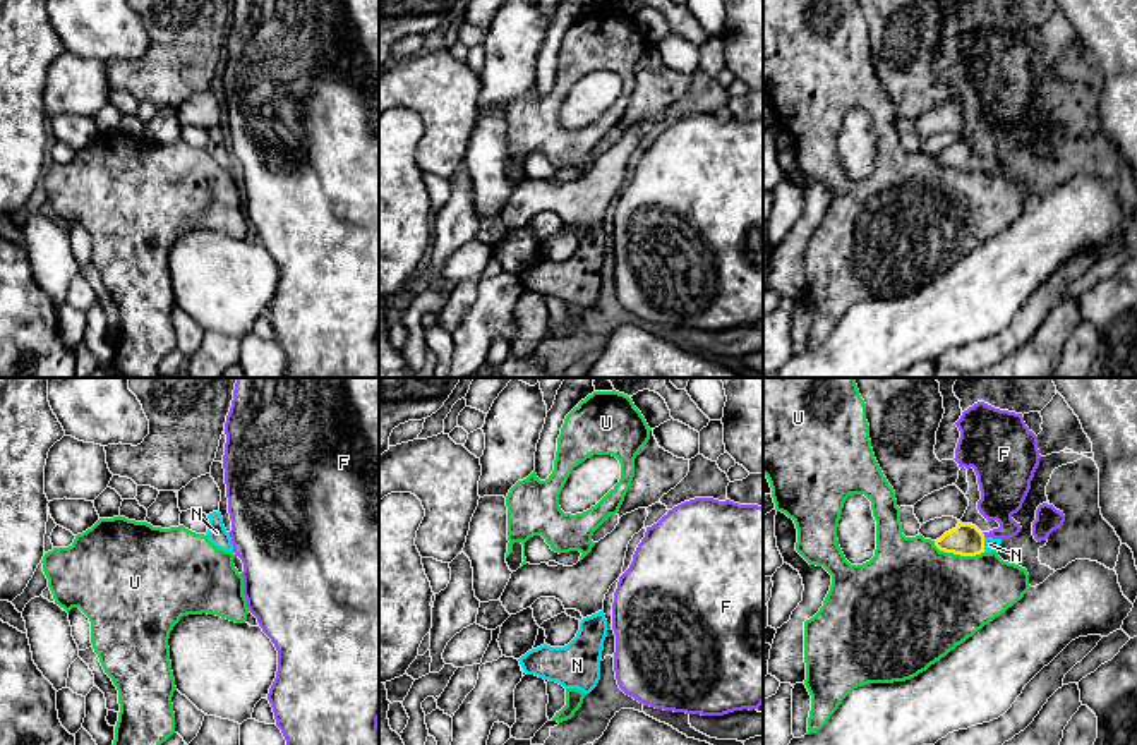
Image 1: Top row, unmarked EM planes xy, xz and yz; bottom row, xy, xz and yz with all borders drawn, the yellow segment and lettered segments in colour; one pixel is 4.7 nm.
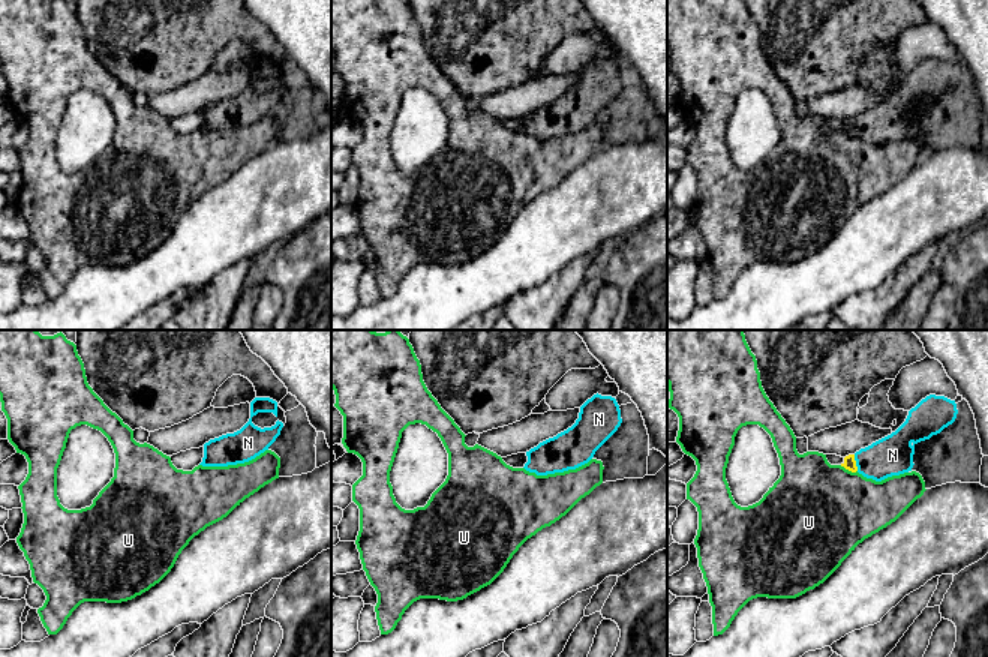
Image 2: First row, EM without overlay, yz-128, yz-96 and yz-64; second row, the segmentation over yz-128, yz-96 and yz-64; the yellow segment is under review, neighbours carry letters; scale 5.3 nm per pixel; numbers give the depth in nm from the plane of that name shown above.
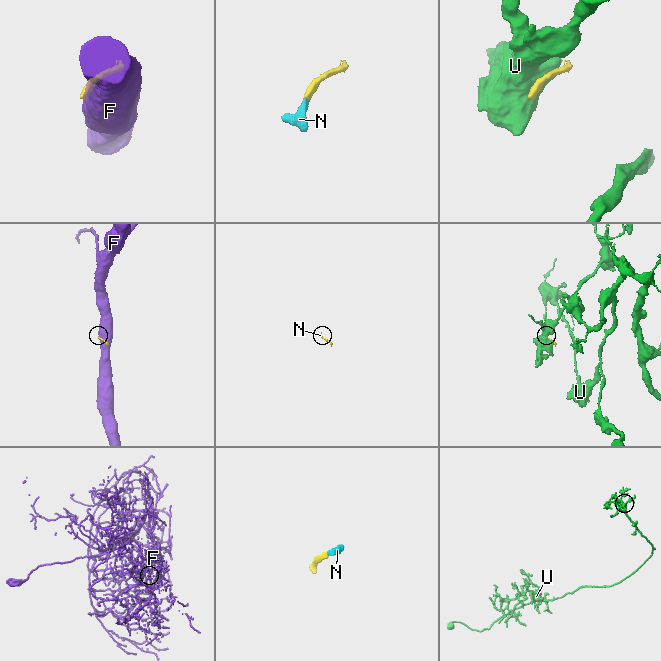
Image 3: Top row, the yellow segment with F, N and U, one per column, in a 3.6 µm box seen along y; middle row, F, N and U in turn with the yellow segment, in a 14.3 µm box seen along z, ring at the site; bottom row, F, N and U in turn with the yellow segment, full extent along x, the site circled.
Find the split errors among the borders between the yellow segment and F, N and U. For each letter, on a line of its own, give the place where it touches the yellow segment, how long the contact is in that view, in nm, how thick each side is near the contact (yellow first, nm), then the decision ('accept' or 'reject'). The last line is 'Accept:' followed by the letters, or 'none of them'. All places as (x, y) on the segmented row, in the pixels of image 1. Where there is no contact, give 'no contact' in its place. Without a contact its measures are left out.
F: contact yz (983, 534); length 30 nm; calibres 160 and 220 nm; reject
N: contact yz (983, 545); length 70 nm; calibres 160 and 60 nm; accept
U: contact yz (957, 553); length 240 nm; calibres 160 and 460 nm; reject
Accept: N

